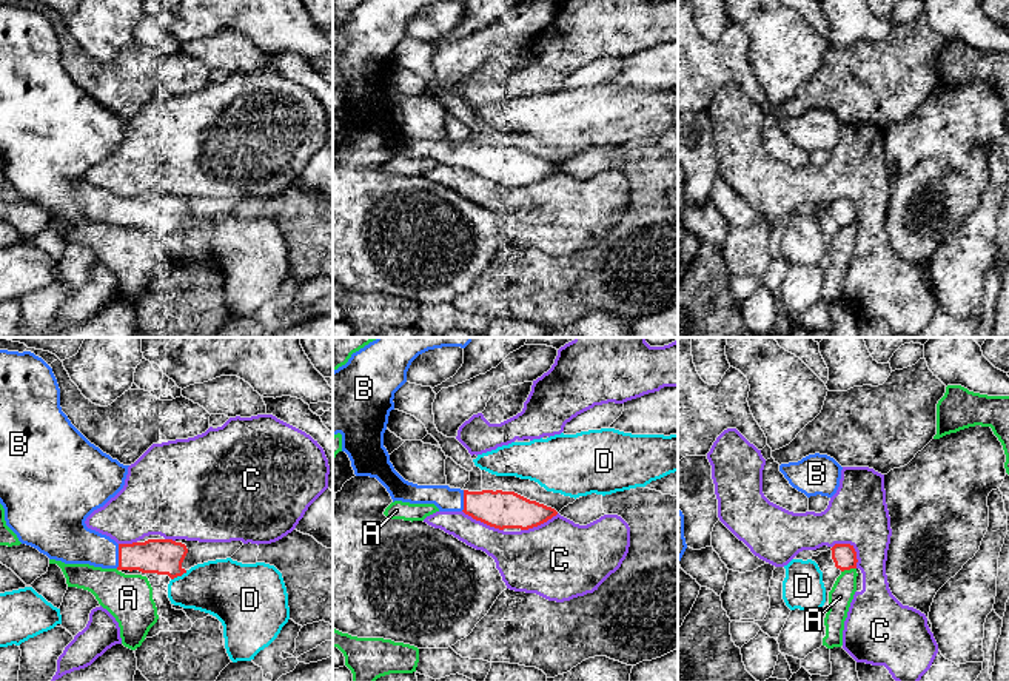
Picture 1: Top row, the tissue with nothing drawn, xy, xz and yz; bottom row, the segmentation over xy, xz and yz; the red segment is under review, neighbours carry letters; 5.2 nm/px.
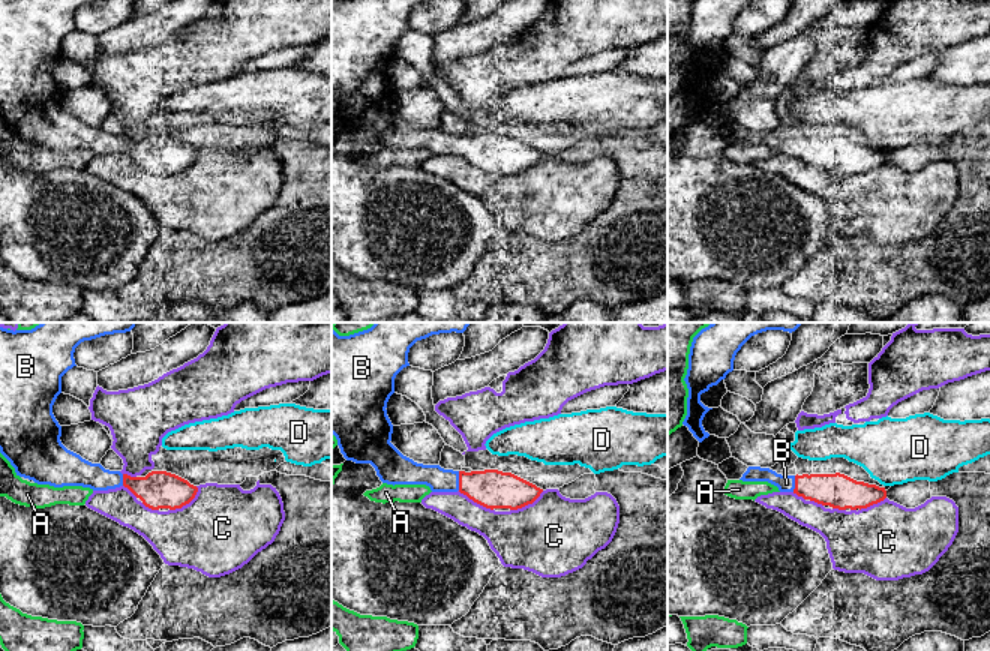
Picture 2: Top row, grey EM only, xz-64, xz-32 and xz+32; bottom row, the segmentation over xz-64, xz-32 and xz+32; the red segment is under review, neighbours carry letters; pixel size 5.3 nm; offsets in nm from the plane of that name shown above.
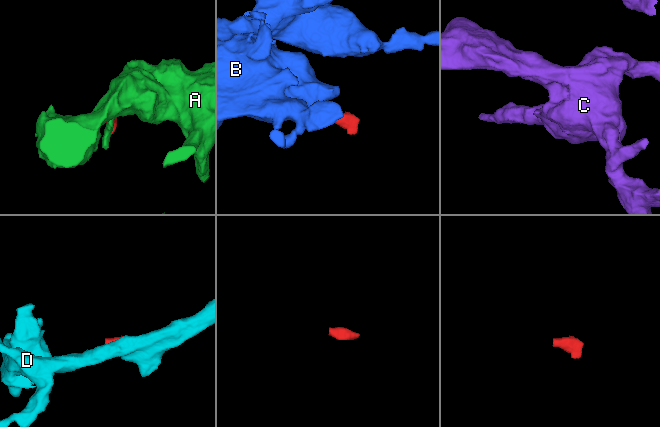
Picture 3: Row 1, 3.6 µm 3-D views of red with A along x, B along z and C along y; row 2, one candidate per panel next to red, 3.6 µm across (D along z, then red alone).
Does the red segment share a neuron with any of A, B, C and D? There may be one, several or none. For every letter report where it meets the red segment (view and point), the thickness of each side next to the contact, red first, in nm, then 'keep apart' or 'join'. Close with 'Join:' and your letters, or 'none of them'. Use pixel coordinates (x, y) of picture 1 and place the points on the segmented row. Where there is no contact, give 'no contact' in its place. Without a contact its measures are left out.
A: yz (848, 569) | 130/120 nm | keep apart
B: xy (119, 556) | 190/220 nm | join
C: yz (854, 549) | 130/320 nm | keep apart
D: xy (179, 575) | 190/300 nm | keep apart
Join: B

